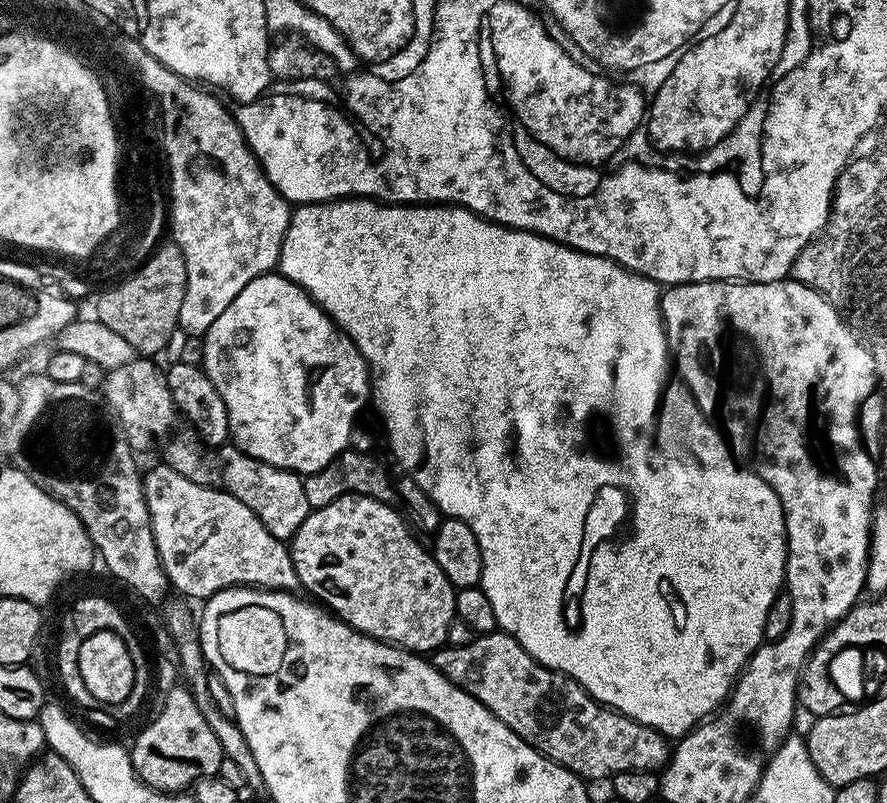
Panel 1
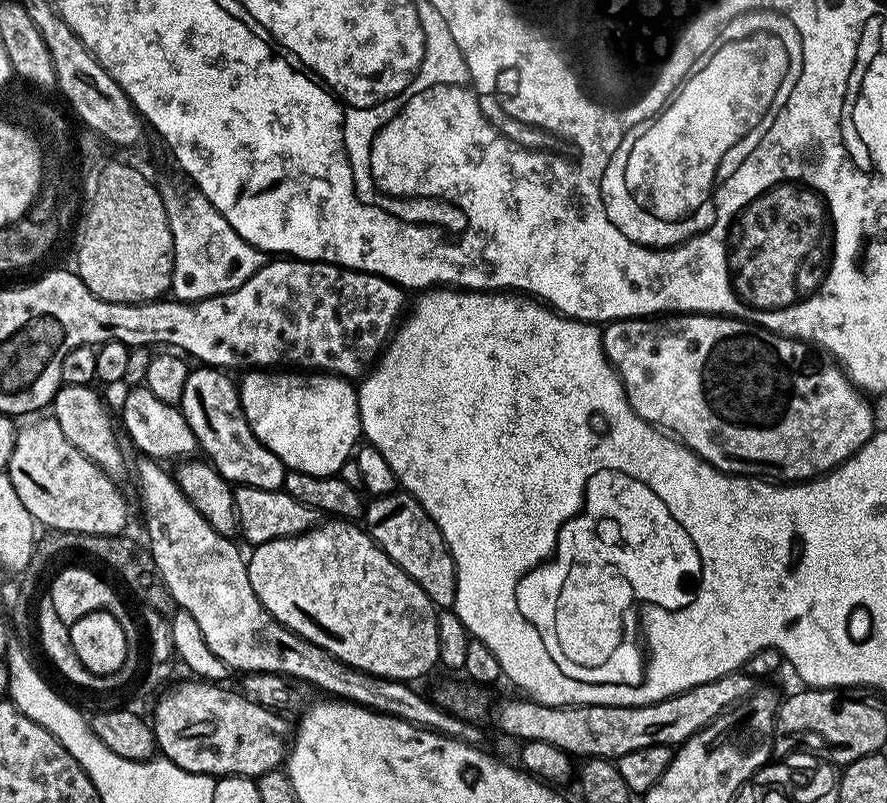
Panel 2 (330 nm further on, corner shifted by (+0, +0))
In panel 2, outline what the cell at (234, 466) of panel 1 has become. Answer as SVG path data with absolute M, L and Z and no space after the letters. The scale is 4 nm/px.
M196 366L186 378L179 409L194 434L199 451L218 475L229 484L254 486L258 490L281 490L284 487L284 463L250 430L242 410L240 390L227 371L207 366Z

